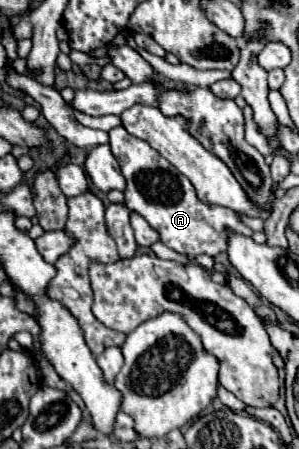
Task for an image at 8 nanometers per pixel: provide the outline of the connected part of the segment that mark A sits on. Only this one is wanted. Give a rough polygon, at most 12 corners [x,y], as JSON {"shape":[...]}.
{"shape":[[125,127],[109,145],[125,205],[189,257],[253,231]]}

